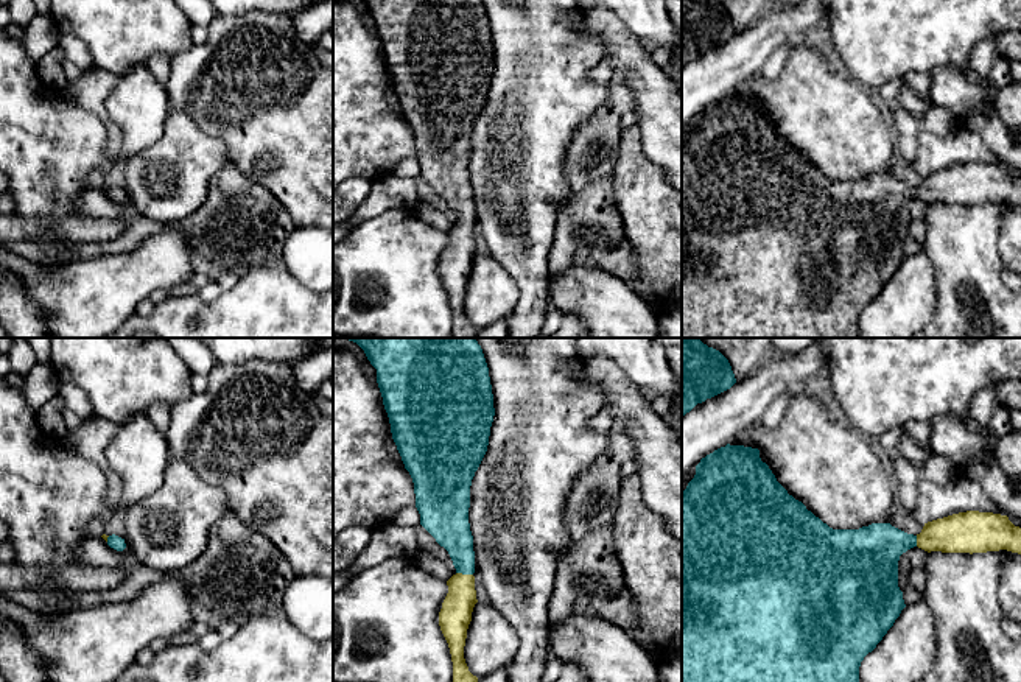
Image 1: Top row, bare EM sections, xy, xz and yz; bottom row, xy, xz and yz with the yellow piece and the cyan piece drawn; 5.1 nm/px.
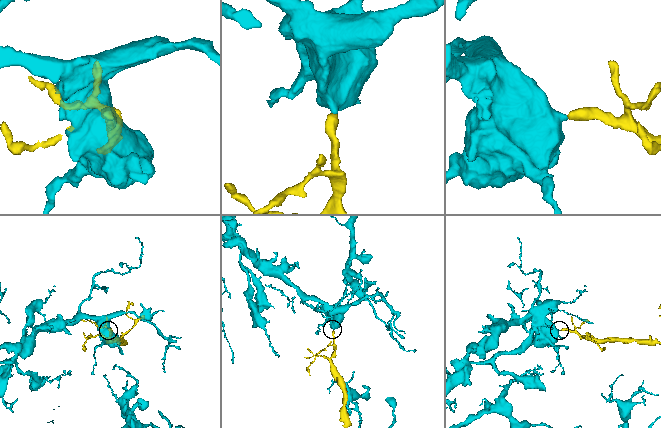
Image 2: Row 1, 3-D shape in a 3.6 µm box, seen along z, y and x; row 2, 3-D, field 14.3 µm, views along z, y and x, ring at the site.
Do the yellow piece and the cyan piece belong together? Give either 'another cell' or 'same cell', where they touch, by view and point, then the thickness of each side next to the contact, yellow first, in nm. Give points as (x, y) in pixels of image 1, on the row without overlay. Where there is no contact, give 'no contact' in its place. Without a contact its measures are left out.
same cell | xz (464, 226) | 160/190 nm

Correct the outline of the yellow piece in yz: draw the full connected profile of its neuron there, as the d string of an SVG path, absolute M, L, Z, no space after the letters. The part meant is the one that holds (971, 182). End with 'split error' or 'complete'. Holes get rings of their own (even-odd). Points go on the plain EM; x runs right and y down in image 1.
M730 97L721 98L713 104L707 106L696 117L696 126L688 134L686 140L682 143L682 338L859 338L859 318L864 308L872 304L876 296L882 291L887 282L893 277L895 271L900 268L901 262L906 258L903 251L903 243L898 238L898 212L903 204L918 198L928 204L942 202L942 204L987 204L1007 201L1012 204L1021 206L1021 179L1015 178L1007 167L993 165L993 163L979 163L967 162L953 165L943 170L937 170L925 174L920 185L907 185L890 174L872 174L859 181L833 181L816 168L806 157L795 151L788 142L777 132L775 126L766 114L760 109L760 101L744 97Z | split error

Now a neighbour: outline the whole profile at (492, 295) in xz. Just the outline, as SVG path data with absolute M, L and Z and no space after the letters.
M478 252L467 280L464 310L468 322L478 330L507 319L520 291L514 279L489 254Z

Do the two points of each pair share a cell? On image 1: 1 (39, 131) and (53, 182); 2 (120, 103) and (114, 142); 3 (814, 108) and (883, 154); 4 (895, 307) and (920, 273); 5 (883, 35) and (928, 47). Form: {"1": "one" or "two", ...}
{"1": "one", "2": "two", "3": "one", "4": "one", "5": "one"}

